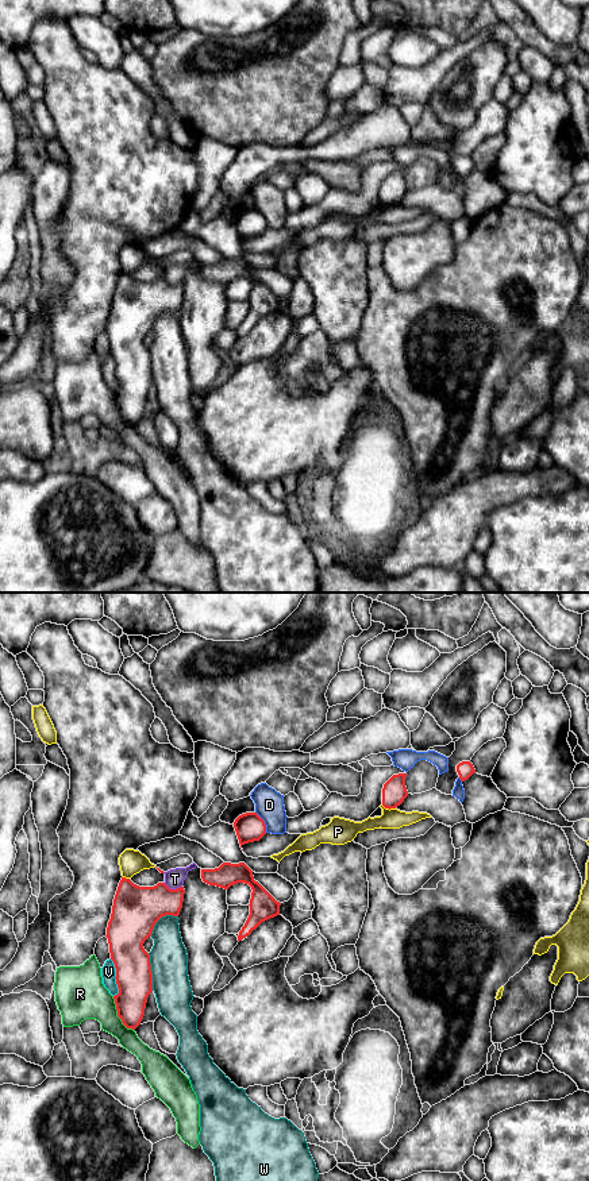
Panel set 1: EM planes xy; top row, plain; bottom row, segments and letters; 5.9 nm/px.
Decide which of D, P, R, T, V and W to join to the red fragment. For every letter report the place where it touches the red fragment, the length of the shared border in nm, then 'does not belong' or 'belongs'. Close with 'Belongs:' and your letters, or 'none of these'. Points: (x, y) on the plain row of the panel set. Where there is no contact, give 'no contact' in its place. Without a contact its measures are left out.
D: contact xy (264, 217); length 140 nm; does not belong
P: contact xy (388, 203); length 90 nm; does not belong
R: contact xy (118, 410); length 240 nm; does not belong
T: contact xy (173, 285); length 110 nm; does not belong
V: contact xy (115, 373); length 240 nm; does not belong
W: contact xy (151, 367); length 220 nm; does not belong
Belongs: none of these

